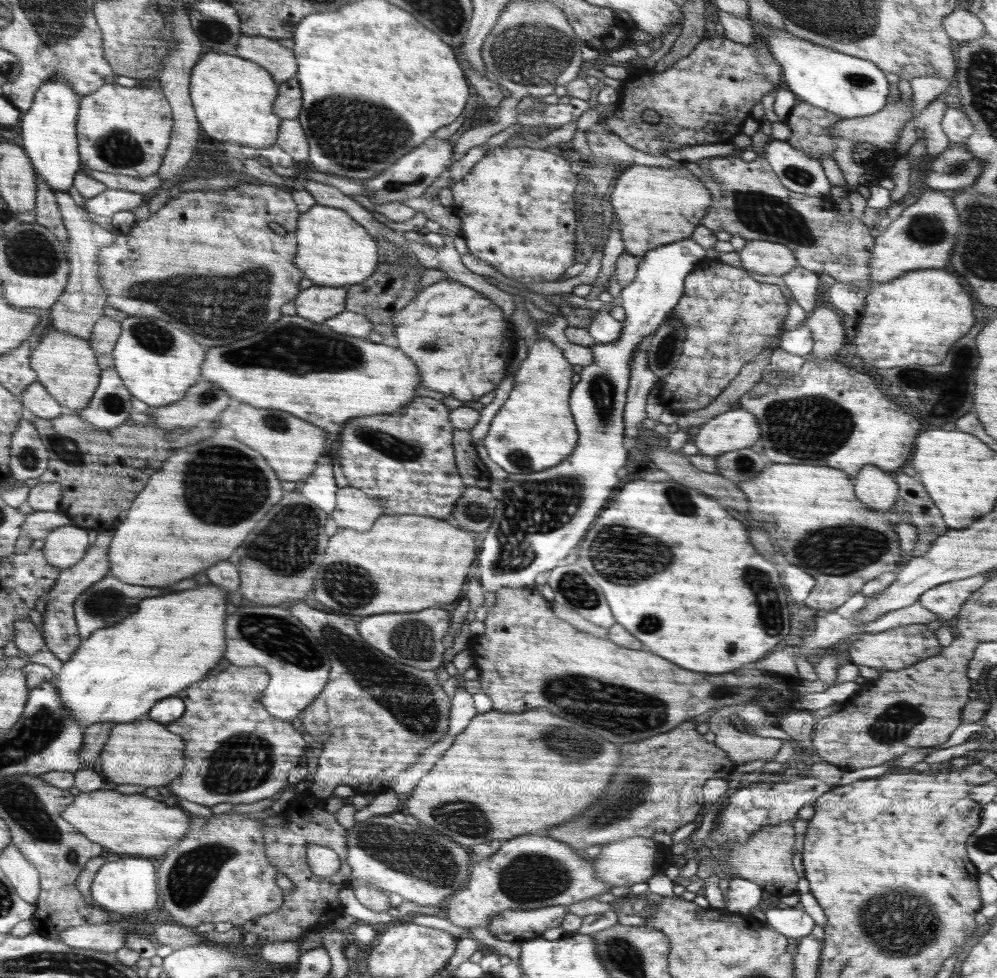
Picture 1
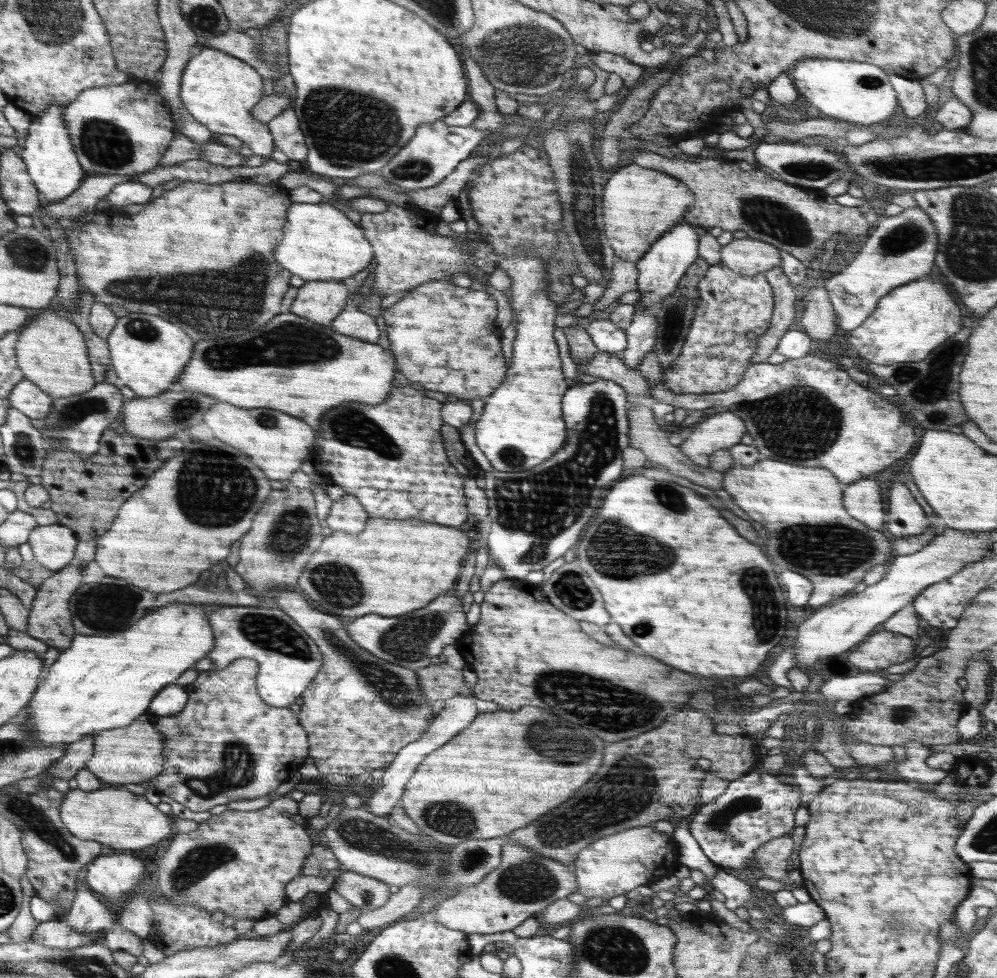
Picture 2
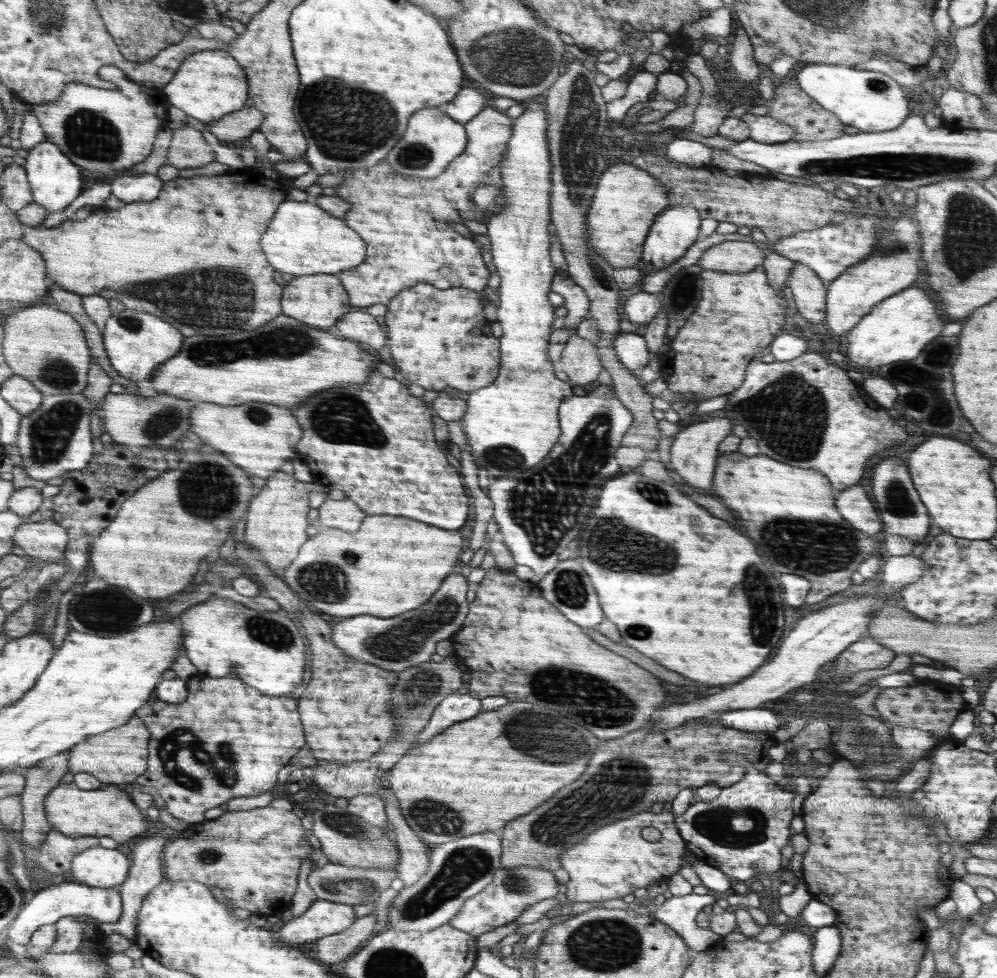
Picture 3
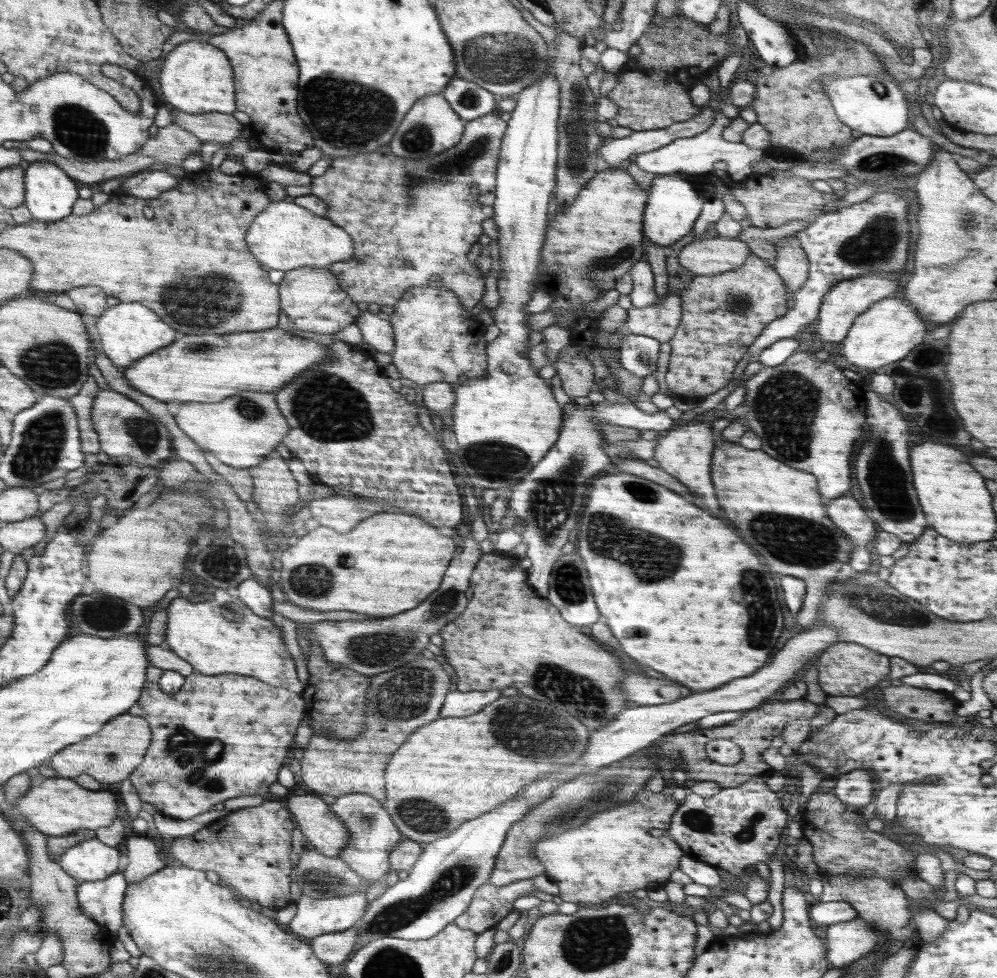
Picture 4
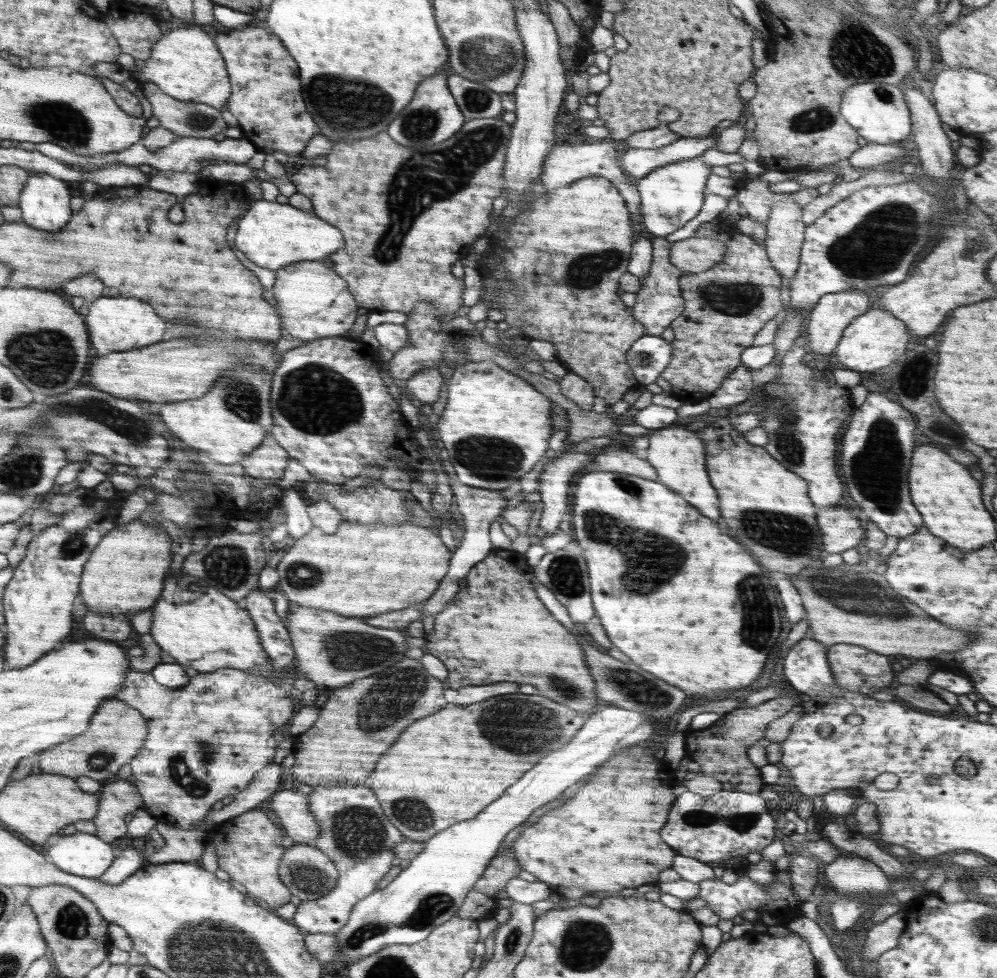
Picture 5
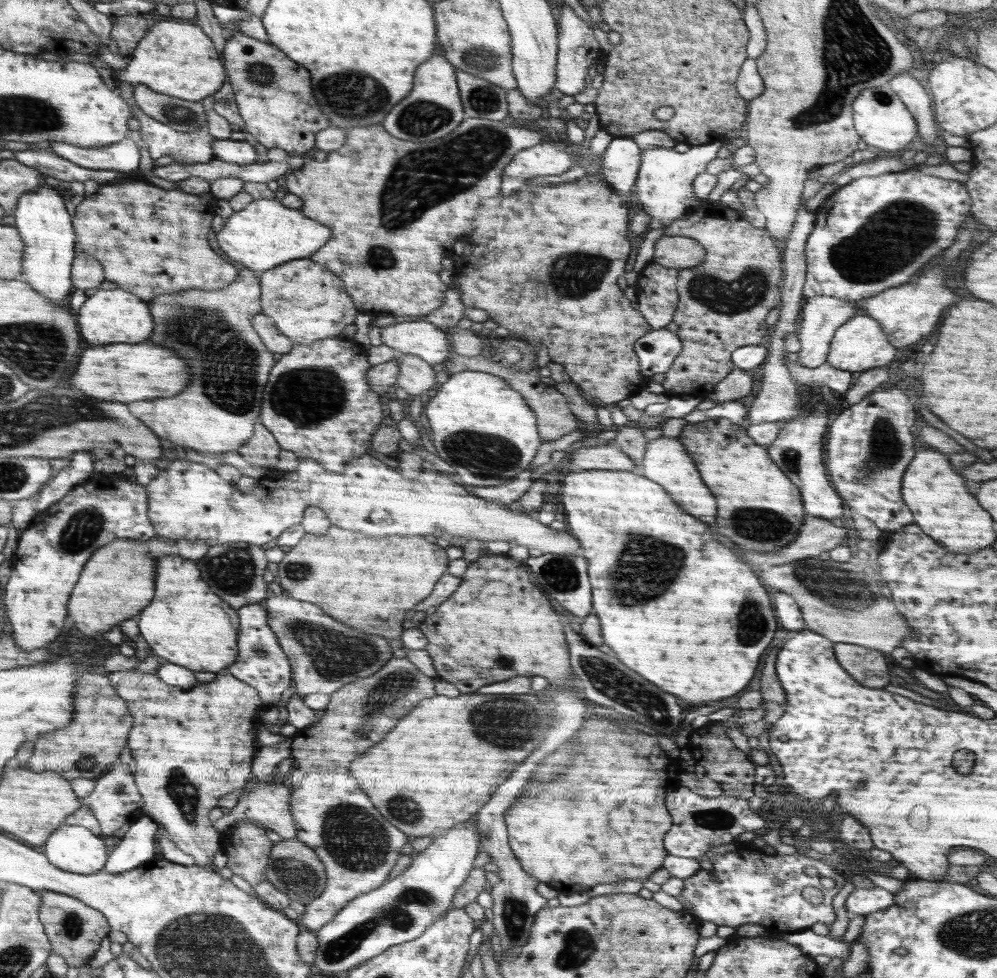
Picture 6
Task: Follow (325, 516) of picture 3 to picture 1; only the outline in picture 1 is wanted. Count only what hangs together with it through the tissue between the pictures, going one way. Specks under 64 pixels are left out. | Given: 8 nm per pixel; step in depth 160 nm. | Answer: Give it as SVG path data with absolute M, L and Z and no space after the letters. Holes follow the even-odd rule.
M337 487L334 514L331 514L337 526L354 528L358 532L366 532L372 528L374 520L384 514L380 500L362 494L357 488Z

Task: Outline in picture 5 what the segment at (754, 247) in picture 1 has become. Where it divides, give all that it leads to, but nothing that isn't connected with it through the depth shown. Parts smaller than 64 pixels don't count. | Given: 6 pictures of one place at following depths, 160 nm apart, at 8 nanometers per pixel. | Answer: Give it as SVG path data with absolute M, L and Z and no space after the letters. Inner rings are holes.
M706 237L681 238L671 243L670 262L685 273L698 274L716 266L727 246L720 239Z

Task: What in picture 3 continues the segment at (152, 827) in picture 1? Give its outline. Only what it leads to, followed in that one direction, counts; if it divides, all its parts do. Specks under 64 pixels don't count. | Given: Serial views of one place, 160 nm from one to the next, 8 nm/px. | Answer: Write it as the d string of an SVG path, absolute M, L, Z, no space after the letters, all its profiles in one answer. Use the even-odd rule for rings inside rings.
M62 782L45 798L45 810L52 828L76 839L82 836L92 836L99 840L107 837L118 843L132 843L136 836L148 832L150 828L146 816L138 810L138 806L134 808L130 796L116 785L108 785L104 790L82 790L73 782Z

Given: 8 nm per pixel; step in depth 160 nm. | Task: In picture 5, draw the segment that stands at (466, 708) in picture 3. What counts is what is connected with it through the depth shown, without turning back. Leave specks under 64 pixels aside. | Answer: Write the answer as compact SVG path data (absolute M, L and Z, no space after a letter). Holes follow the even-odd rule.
M498 682L494 684L467 686L458 690L444 689L444 698L447 703L464 706L482 702L488 698L516 693L519 685L515 682Z

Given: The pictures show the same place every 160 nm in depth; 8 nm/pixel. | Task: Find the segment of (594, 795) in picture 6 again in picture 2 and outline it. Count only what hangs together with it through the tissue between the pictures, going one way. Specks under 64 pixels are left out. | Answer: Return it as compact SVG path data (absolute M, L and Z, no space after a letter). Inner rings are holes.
M653 824L629 828L608 838L600 838L586 850L580 851L572 864L575 866L577 892L588 899L600 897L603 903L614 896L626 895L639 886L651 886L664 877L674 876L681 867L673 837L658 833Z

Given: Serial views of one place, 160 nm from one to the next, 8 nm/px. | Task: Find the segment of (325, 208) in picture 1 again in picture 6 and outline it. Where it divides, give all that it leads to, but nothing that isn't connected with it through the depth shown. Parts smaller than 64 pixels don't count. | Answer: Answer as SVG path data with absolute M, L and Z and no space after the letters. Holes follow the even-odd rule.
M277 199L253 200L244 209L234 211L217 234L217 245L233 261L248 269L264 272L285 262L309 257L327 244L332 230L306 218L299 209L284 206Z

